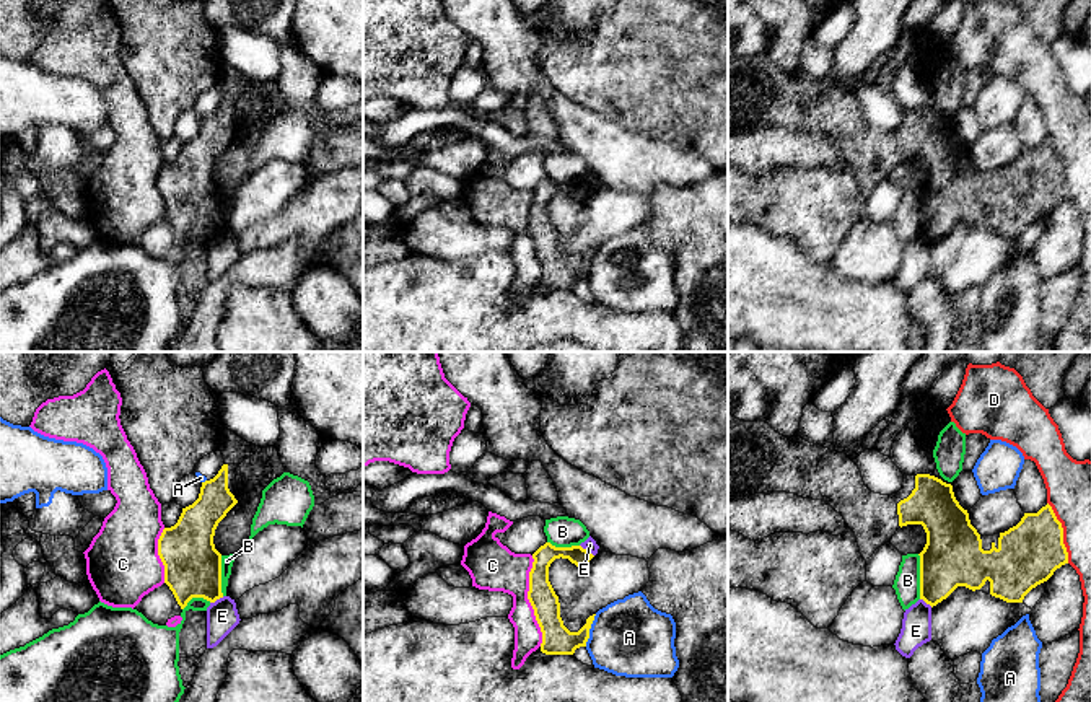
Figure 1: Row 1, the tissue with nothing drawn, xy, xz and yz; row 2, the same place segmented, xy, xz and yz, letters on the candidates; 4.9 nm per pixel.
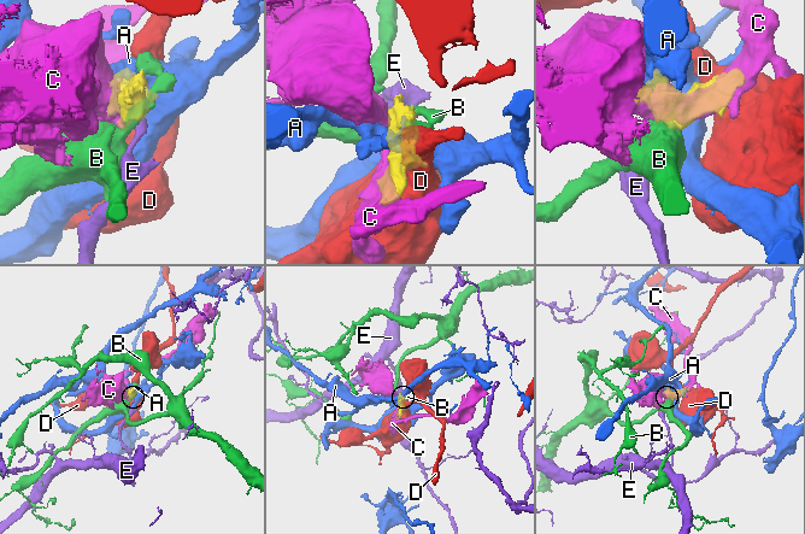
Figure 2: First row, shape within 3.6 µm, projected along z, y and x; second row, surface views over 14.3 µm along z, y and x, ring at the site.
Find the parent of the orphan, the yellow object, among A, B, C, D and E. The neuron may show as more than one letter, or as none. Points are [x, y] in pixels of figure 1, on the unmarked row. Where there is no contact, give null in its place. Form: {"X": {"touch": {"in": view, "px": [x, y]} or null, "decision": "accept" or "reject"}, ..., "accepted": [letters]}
{"A": {"touch": {"in": "xz", "px": [588, 266]}, "decision": "reject"}, "B": {"touch": {"in": "yz", "px": [920, 212]}, "decision": "reject"}, "C": {"touch": {"in": "xz", "px": [530, 236]}, "decision": "reject"}, "D": {"touch": {"in": "yz", "px": [1062, 168]}, "decision": "reject"}, "E": {"touch": {"in": "xz", "px": [585, 184]}, "decision": "reject"}, "accepted": []}

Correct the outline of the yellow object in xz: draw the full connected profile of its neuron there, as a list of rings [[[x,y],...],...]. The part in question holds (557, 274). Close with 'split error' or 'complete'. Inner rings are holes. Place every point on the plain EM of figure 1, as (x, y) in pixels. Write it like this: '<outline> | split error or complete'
[[[546,178],[532,189],[528,235],[542,267],[541,287],[546,290],[573,290],[576,283],[586,282],[596,251],[589,251],[578,267],[570,267],[563,261],[559,231],[549,217],[549,202],[560,192],[568,194],[576,202],[585,202],[594,191],[581,181],[555,182],[550,178]]] | complete

